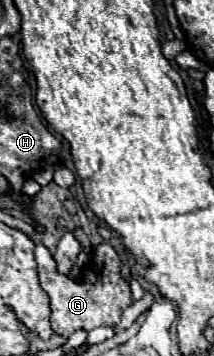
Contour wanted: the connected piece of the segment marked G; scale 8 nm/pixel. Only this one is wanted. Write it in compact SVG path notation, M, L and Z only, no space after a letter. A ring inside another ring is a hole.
M42 242L36 244L36 262L38 262L40 286L50 296L50 308L52 308L50 324L52 324L52 330L56 334L70 336L72 332L76 332L80 328L92 330L96 326L114 326L120 320L122 312L132 304L130 286L120 276L122 262L120 262L116 250L108 242L104 242L104 244L98 244L94 247L94 252L96 253L96 276L86 274L84 280L74 282L66 274L60 274L56 270L56 260L52 258L50 250ZM98 258L101 258L101 262L98 262Z

